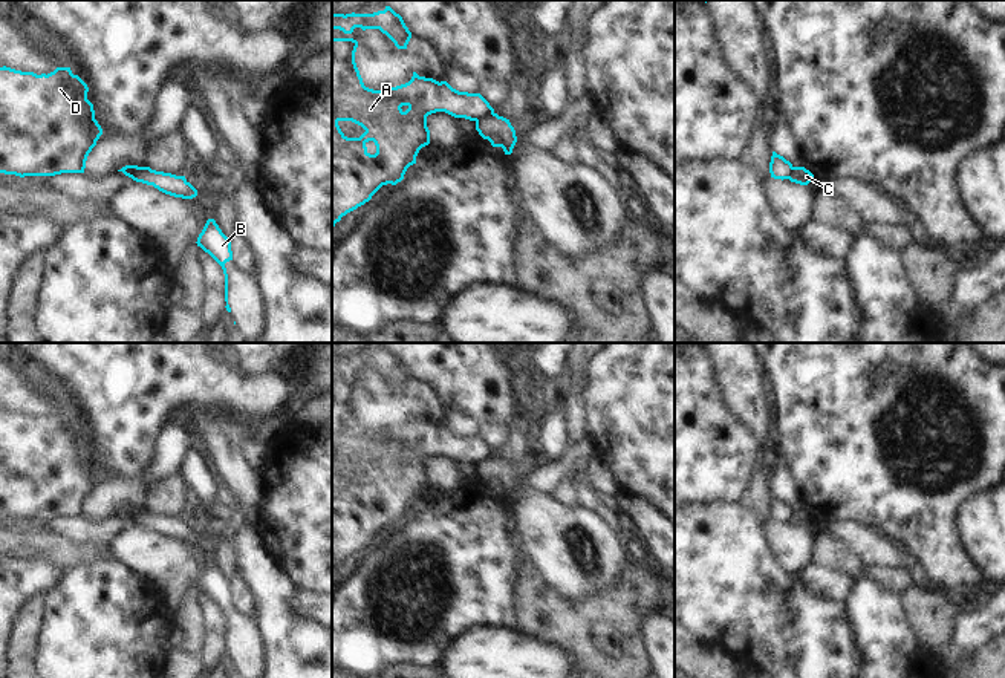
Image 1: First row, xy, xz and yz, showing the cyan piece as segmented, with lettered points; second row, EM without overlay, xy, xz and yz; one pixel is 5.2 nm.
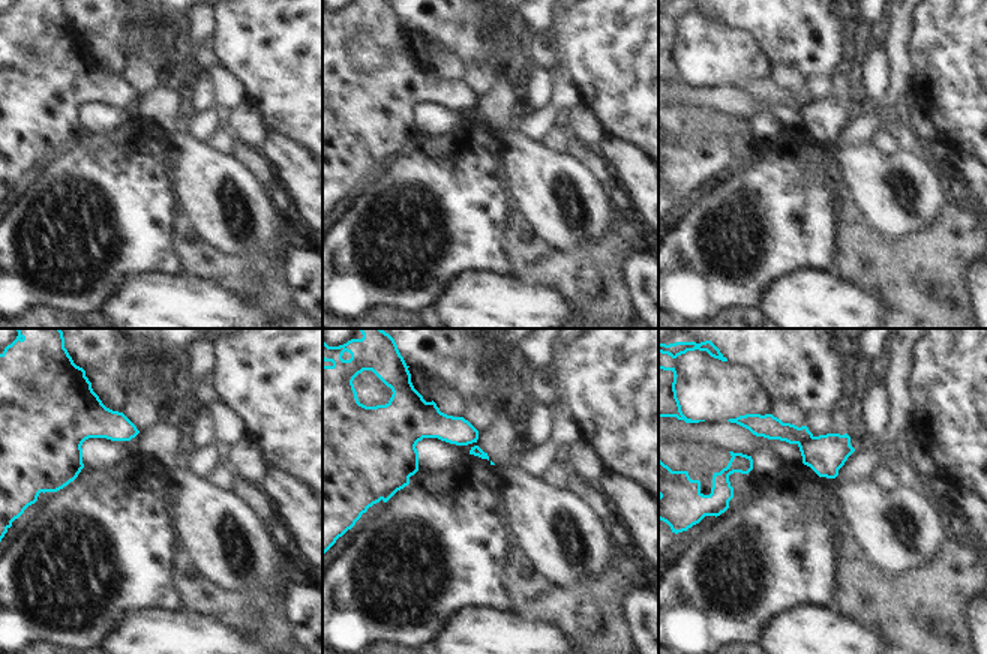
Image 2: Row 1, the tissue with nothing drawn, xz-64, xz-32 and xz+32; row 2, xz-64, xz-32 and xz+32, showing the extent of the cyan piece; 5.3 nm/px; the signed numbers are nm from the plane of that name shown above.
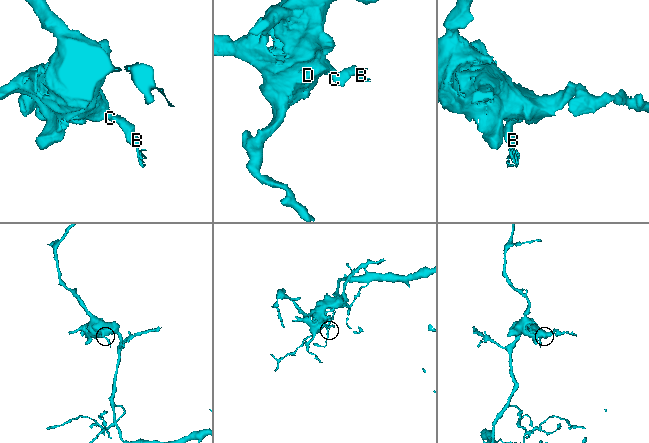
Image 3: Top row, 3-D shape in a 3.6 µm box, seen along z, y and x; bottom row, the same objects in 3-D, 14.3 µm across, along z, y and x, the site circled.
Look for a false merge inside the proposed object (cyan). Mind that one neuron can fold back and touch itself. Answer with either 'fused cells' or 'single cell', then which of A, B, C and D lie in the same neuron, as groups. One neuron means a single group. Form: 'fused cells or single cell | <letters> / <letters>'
fused cells | A D / B C

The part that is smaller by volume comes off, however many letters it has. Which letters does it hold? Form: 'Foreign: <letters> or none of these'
Foreign: B, C.

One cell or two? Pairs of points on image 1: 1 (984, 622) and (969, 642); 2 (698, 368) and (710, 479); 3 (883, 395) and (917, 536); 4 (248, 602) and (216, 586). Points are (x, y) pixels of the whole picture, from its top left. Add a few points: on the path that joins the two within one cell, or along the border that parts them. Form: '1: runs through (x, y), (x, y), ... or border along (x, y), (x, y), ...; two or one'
1: runs through (979, 626), (969, 637); one
2: runs through (698, 395), (698, 449), (701, 452); one
3: runs through (875, 430), (881, 458), (912, 501); one
4: border along (230, 583), (233, 602), (251, 616); two

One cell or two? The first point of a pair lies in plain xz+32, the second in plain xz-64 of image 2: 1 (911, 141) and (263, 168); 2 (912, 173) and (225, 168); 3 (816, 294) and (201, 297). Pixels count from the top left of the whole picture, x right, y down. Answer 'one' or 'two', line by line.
1: one
2: one
3: one

